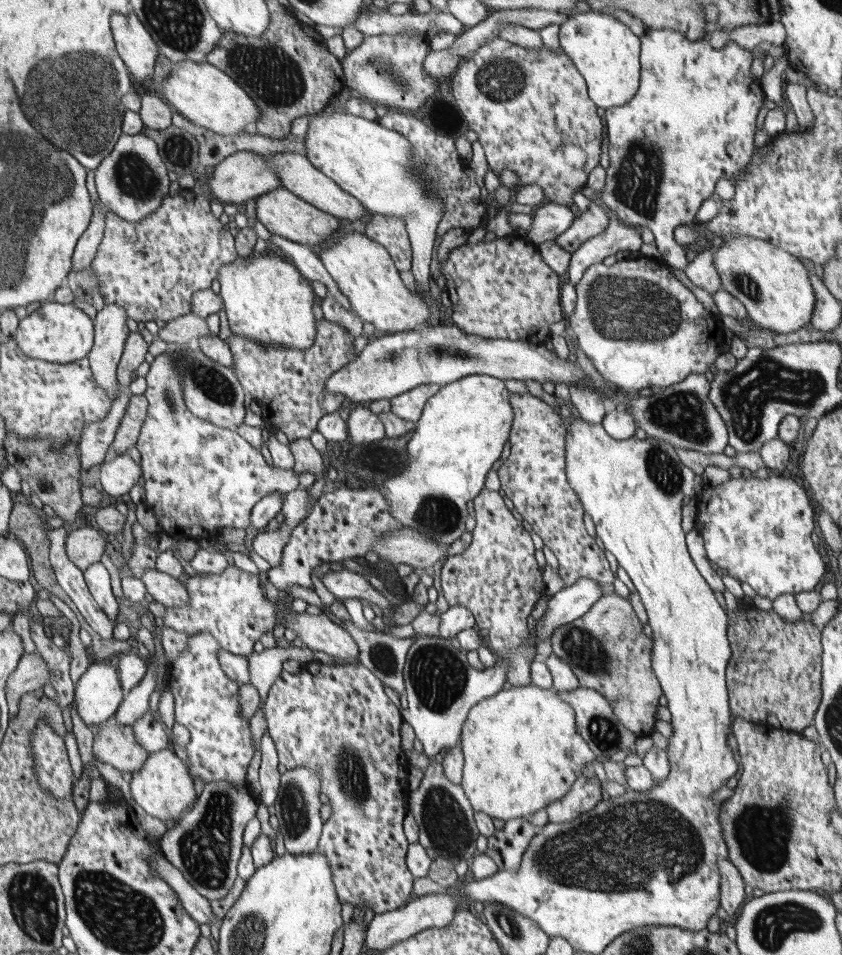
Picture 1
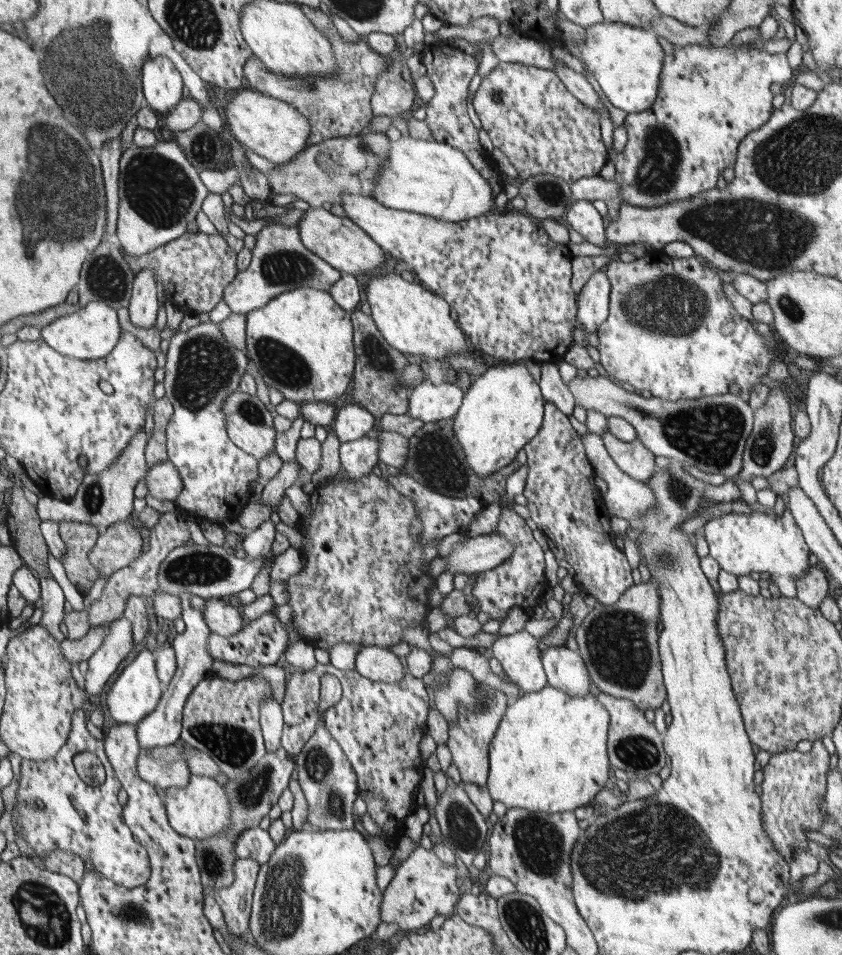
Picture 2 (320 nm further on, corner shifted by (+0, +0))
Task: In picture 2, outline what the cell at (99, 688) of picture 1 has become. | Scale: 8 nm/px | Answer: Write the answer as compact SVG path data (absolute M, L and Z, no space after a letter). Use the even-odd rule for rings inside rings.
M148 649L141 650L134 660L124 668L122 674L112 684L106 698L110 714L117 723L136 726L143 719L146 719L146 716L154 713L158 703L161 702L162 694L164 694L164 687L156 672L154 653Z

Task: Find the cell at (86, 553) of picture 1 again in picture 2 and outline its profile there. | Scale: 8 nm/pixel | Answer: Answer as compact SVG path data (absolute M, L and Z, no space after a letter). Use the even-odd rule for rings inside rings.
M117 522L100 532L89 559L102 577L108 577L136 561L142 554L142 544L142 536L132 524Z

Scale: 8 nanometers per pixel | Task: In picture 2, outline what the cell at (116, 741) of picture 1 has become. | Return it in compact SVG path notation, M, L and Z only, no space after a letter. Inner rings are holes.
M180 739L168 747L140 749L137 761L138 774L158 788L188 786L193 774L182 750L184 744Z

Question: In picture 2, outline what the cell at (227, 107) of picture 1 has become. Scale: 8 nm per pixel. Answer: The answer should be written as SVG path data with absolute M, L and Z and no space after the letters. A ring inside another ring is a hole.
M249 87L237 90L230 103L219 108L226 122L226 128L241 144L273 162L286 164L307 147L311 124L287 102L262 94Z

